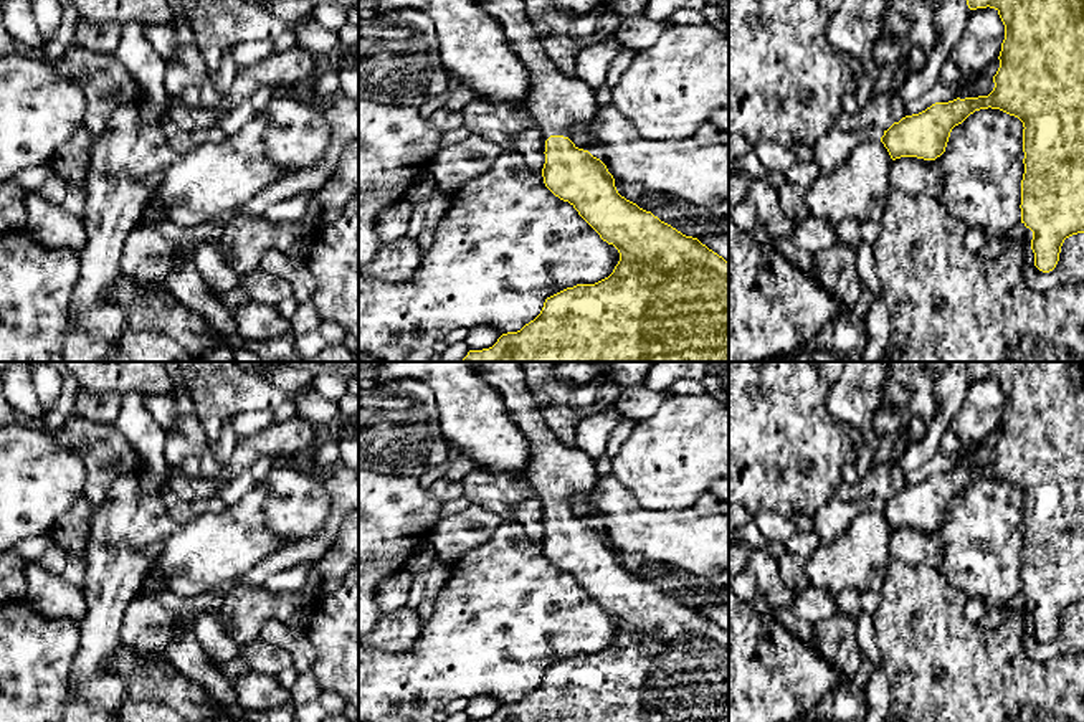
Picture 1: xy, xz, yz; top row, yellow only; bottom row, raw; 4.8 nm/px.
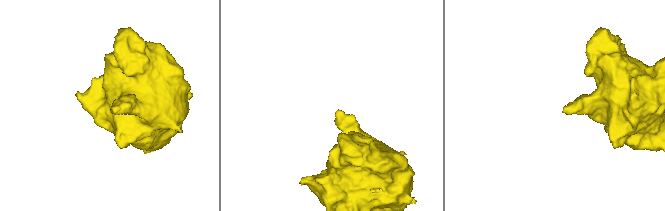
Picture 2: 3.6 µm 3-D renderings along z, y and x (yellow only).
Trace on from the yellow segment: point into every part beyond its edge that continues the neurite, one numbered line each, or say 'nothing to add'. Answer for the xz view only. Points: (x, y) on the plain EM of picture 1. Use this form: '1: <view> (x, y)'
1: xz (556, 471)

